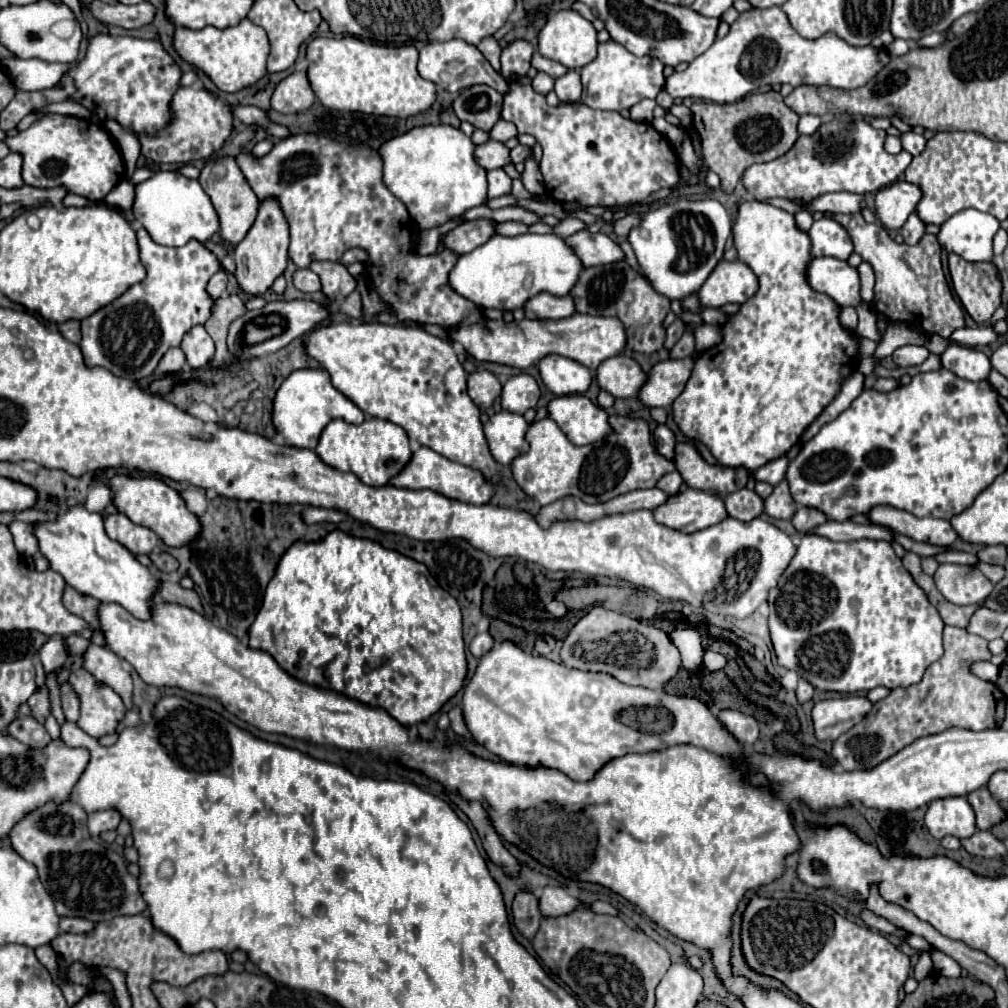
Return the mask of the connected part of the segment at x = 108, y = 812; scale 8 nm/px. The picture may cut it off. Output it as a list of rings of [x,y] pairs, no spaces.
[[[105,809],[105,811],[95,811],[89,815],[89,831],[91,835],[99,835],[103,831],[109,831],[109,829],[117,829],[117,825],[121,823],[121,813],[117,809]]]

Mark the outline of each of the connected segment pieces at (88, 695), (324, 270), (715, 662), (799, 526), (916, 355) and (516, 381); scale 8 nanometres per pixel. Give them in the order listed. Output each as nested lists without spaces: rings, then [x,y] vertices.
[[[87,669],[71,671],[67,683],[81,701],[81,717],[77,725],[95,739],[115,733],[127,711],[121,697],[109,685],[95,679],[95,675],[91,675]]]
[[[313,261],[309,269],[321,277],[323,293],[333,301],[343,301],[357,287],[355,277],[339,261]]]
[[[705,651],[705,659],[703,659],[703,665],[709,669],[709,671],[719,671],[723,669],[727,663],[727,659],[721,655],[721,653],[715,653],[715,651]]]
[[[799,507],[797,513],[793,515],[793,525],[797,531],[811,531],[813,527],[825,523],[827,517],[817,511],[817,509],[809,509],[809,507]]]
[[[903,345],[895,349],[891,357],[897,367],[915,367],[915,365],[921,365],[929,357],[929,351],[919,345]]]
[[[519,373],[509,377],[509,381],[503,385],[501,407],[513,413],[525,413],[527,409],[537,405],[539,395],[541,393],[537,381],[527,373]]]

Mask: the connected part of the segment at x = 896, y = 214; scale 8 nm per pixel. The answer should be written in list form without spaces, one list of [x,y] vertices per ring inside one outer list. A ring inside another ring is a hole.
[[[895,181],[875,193],[873,211],[887,229],[899,231],[907,217],[915,211],[919,199],[921,191],[917,185],[907,181]]]

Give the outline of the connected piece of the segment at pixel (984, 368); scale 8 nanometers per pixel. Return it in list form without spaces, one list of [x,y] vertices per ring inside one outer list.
[[[951,343],[941,353],[941,365],[949,371],[953,371],[957,377],[967,381],[981,381],[987,379],[991,371],[991,363],[983,351],[977,351],[973,347],[963,347],[957,343]]]

